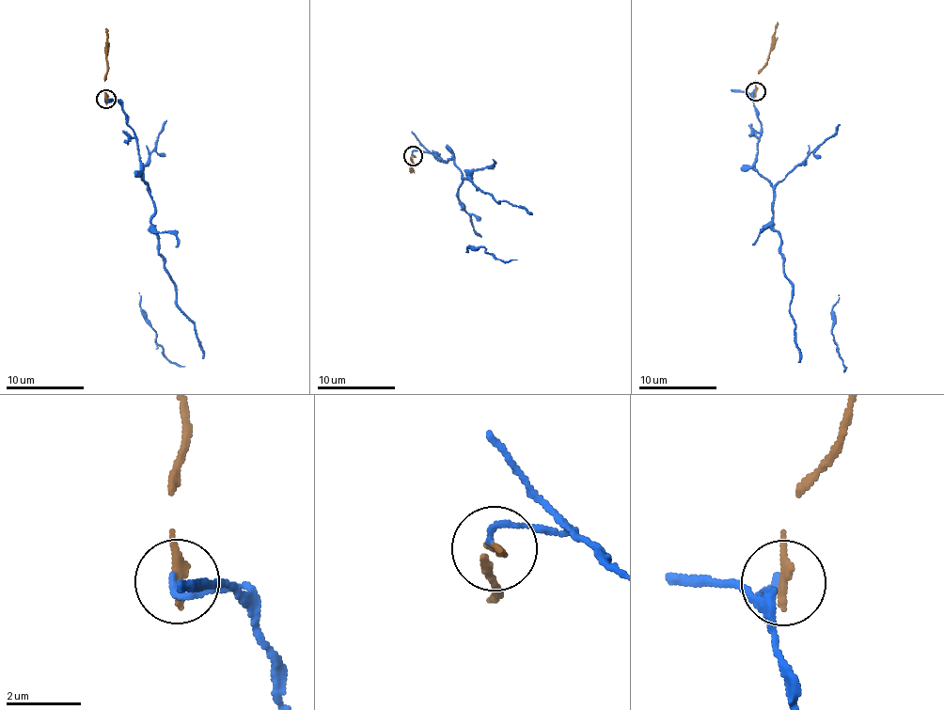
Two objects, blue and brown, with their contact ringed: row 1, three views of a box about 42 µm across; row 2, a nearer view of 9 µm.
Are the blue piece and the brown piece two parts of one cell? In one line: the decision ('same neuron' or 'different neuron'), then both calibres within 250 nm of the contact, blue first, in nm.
different neuron | 190/260 nm

